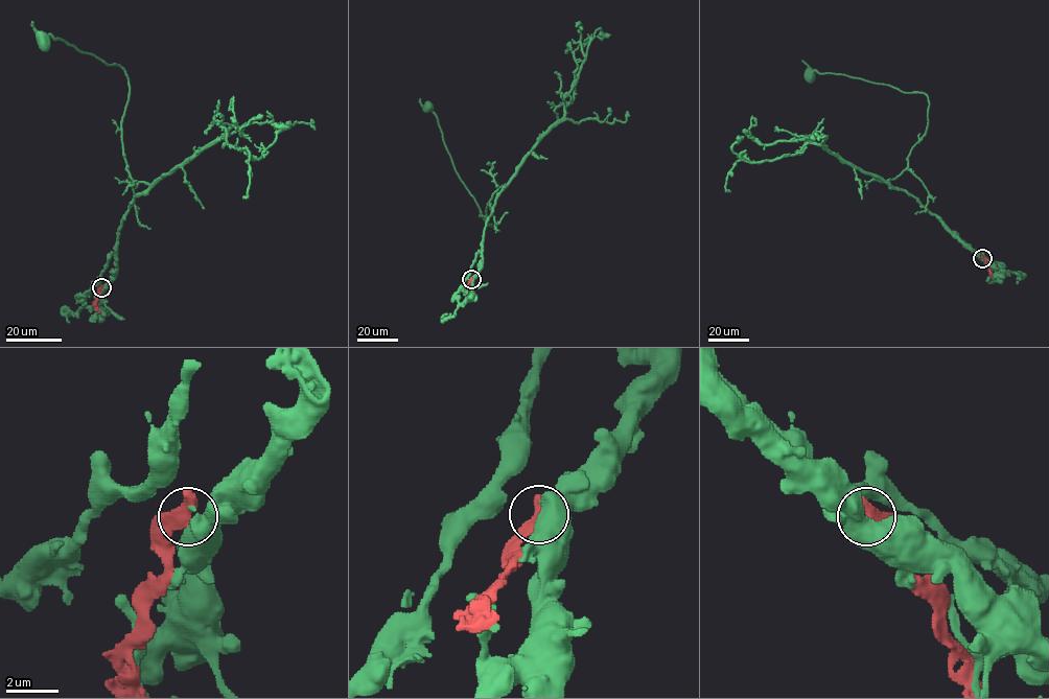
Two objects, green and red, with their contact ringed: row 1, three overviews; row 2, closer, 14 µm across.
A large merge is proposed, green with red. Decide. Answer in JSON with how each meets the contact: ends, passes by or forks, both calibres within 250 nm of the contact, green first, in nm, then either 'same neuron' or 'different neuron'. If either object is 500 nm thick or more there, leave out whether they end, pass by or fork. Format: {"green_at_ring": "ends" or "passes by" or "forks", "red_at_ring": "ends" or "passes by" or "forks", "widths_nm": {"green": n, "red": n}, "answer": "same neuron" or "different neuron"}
{"widths_nm": {"green": 550, "red": 340}, "answer": "different neuron"}

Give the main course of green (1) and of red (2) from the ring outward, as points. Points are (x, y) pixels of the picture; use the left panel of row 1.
1: (102, 287), (116, 273), (121, 219), (149, 187), (126, 168), (129, 78), (65, 41), (42, 41)
2: (101, 287), (96, 302), (99, 312)

